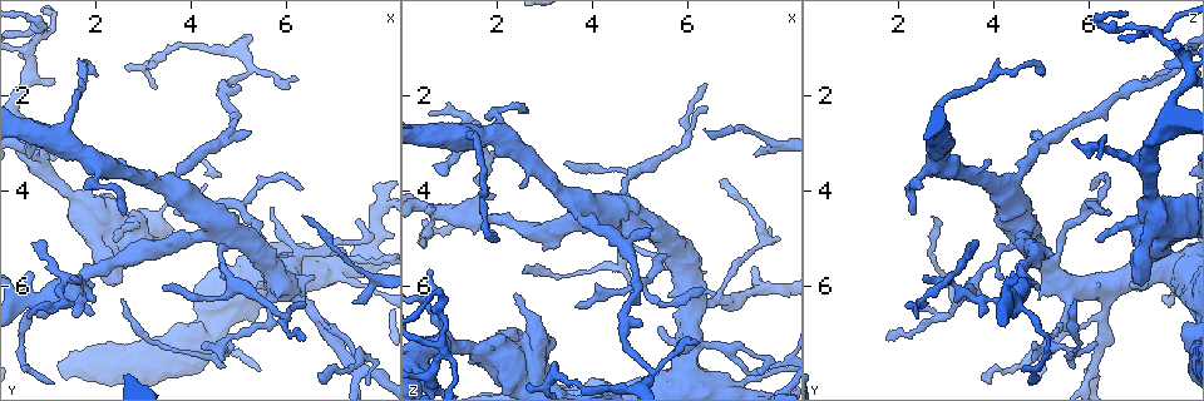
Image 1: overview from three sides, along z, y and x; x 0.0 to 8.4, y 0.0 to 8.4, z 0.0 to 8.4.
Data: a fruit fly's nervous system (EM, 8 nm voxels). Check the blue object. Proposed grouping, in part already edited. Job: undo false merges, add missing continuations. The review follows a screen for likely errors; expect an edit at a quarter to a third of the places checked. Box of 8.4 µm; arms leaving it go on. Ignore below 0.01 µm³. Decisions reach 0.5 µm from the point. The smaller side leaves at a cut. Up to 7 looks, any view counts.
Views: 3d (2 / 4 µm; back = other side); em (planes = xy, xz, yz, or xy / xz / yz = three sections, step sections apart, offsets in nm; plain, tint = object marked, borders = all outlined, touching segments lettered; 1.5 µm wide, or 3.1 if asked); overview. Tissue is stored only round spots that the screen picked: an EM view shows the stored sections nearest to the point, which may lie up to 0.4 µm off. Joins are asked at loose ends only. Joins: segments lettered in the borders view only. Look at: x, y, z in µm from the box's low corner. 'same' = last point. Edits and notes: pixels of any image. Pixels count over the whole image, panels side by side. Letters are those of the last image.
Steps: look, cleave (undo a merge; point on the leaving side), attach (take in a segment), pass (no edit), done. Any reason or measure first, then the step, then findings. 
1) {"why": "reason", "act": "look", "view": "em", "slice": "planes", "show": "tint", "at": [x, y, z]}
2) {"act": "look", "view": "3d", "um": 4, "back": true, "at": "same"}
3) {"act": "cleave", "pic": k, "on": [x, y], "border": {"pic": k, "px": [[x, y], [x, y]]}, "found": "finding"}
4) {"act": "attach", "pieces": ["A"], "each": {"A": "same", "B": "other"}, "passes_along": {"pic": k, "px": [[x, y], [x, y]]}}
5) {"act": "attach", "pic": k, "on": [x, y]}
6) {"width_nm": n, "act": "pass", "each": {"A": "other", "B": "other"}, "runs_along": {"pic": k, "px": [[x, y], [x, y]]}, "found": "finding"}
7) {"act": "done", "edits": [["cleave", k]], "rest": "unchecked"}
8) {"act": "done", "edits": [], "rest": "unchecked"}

{"why": "three arms meet", "act": "look", "view": "3d", "um": 4, "back": true, "at": [4.90, 6.00, 3.55]}

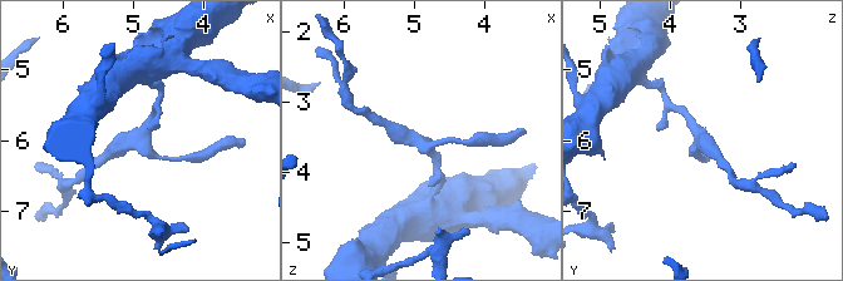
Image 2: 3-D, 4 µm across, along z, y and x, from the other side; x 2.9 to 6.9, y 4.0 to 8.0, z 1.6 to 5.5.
{"arms": 3, "act": "look", "view": "em", "slice": "planes", "show": "tint", "at": [4.90, 5.95, 3.55]}

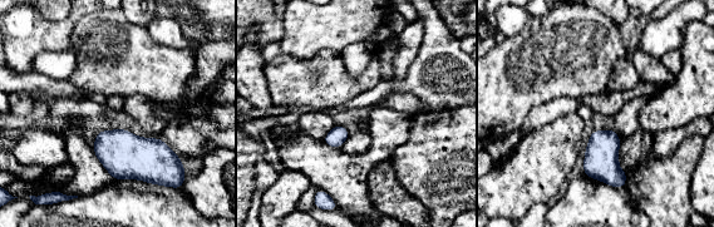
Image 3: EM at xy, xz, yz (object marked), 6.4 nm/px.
{"why": "what lies round it", "act": "look", "view": "em", "slice": "planes", "show": "borders", "at": "same"}

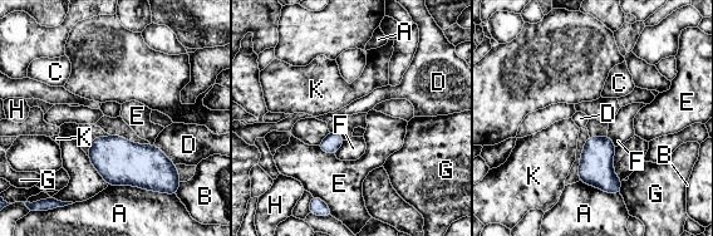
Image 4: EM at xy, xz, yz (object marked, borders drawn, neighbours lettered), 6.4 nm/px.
{"width_nm": 220, "act": "pass", "each": {"A": "other", "B": "other", "C": "other", "D": "other", "E": "other", "F": "other", "G": "other", "H": "other", "K": "other"}, "border": {"pic": 4, "px": [[345, 141], [334, 153]]}, "found": "one cell here"}

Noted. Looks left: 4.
{"why": "narrows sharply", "act": "look", "view": "3d", "um": 2, "at": [7.65, 5.95, 7.95]}

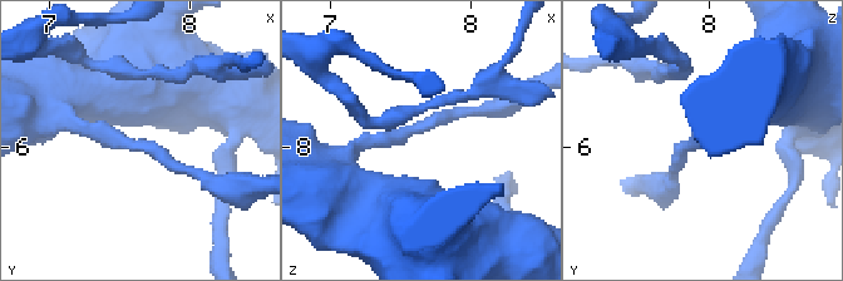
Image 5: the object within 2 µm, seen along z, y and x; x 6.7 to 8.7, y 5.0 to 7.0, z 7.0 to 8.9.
{"act": "look", "view": "em", "slice": "xz", "step": 4, "show": "tint", "at": [7.66, 5.98, 7.90]}

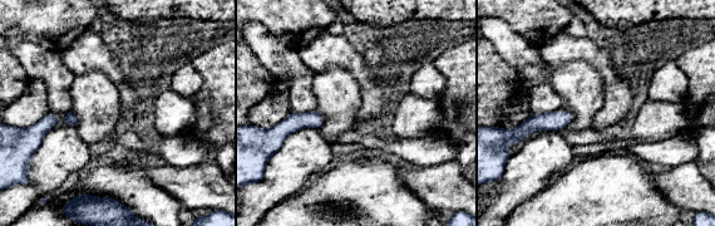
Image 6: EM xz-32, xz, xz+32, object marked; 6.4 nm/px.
{"act": "look", "view": "em", "slice": "planes", "show": "borders", "at": "same"}

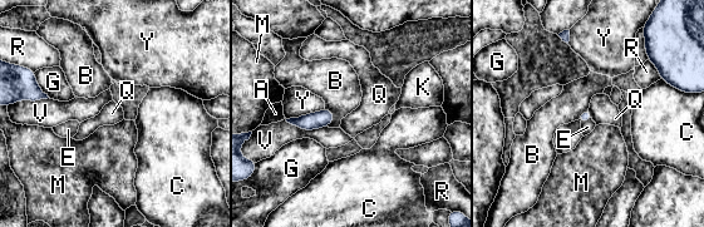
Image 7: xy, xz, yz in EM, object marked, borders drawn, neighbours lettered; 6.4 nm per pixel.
{"longest_contact_nm": ["V", 280], "act": "pass", "each": {"A": "other", "B": "other", "C": "other", "E": "other", "G": "other", "K": "other", "M": "other", "Q": "other", "R": "other", "V": "other", "Y": "other"}, "border": {"pic": 7, "px": [[589, 108], [592, 118]]}, "found": "continuous, no second cell"}

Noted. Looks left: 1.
{"act": "done", "edits": [], "rest": "unchecked"}

